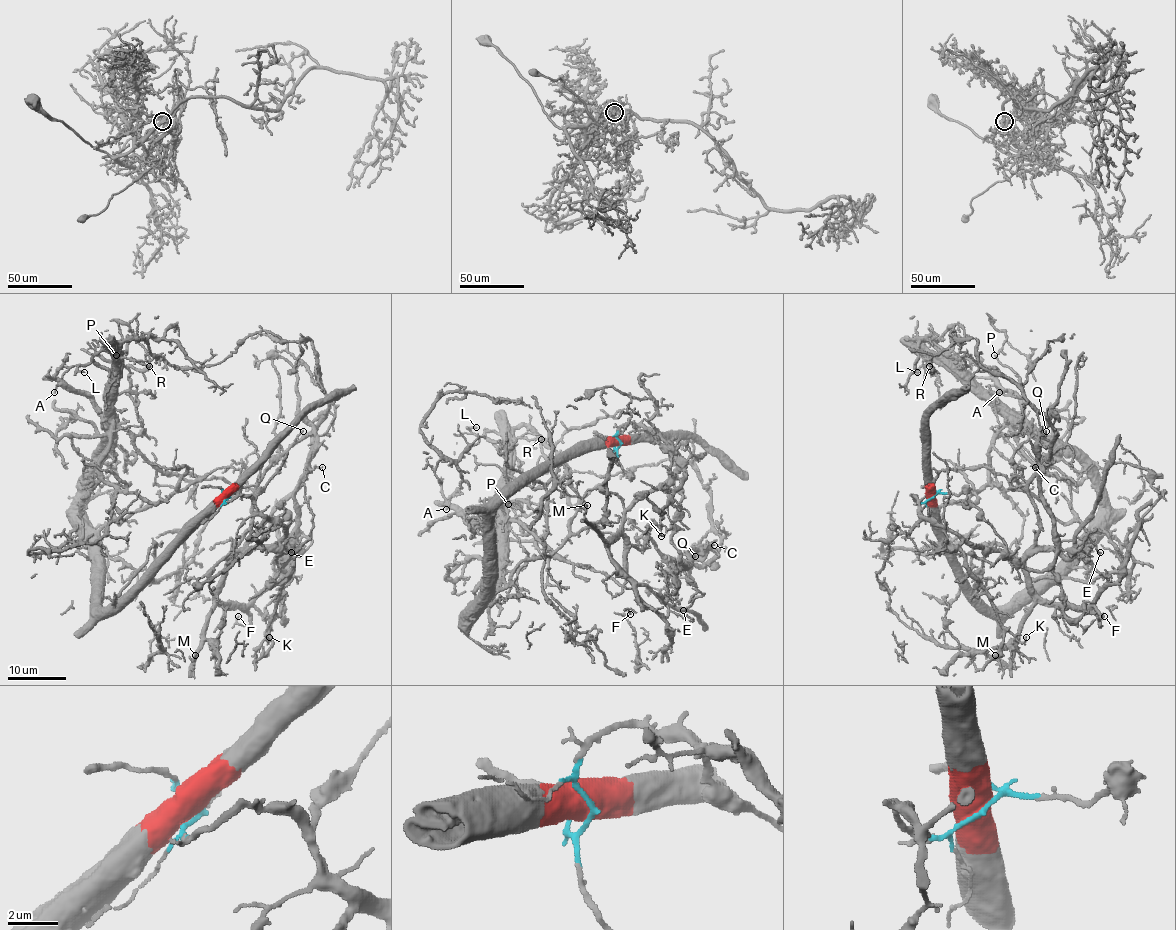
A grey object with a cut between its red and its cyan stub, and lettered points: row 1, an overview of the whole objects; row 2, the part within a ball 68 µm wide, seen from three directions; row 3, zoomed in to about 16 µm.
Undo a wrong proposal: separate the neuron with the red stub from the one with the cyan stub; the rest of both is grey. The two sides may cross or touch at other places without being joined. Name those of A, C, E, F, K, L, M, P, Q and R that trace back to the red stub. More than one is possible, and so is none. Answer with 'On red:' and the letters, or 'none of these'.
On red: A, L, P, R

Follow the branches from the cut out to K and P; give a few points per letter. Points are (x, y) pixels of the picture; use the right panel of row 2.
K: (933, 496), (921, 503), (914, 496), (918, 510), (961, 540), (964, 566), (997, 620), (1018, 641), (1025, 637)
P: (933, 496), (953, 572), (993, 609), (1049, 573), (1099, 510), (1074, 456), (1011, 428), (1021, 379), (994, 355)

